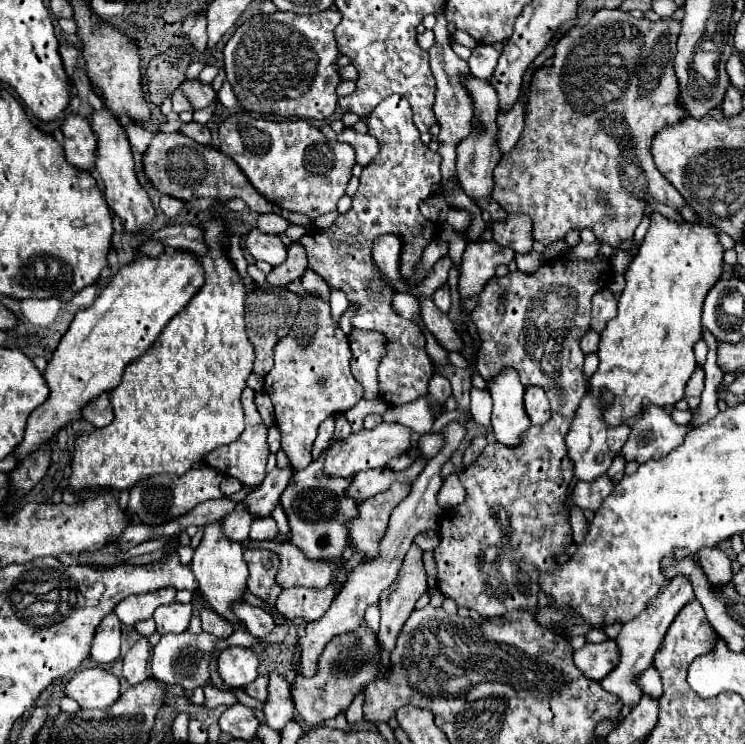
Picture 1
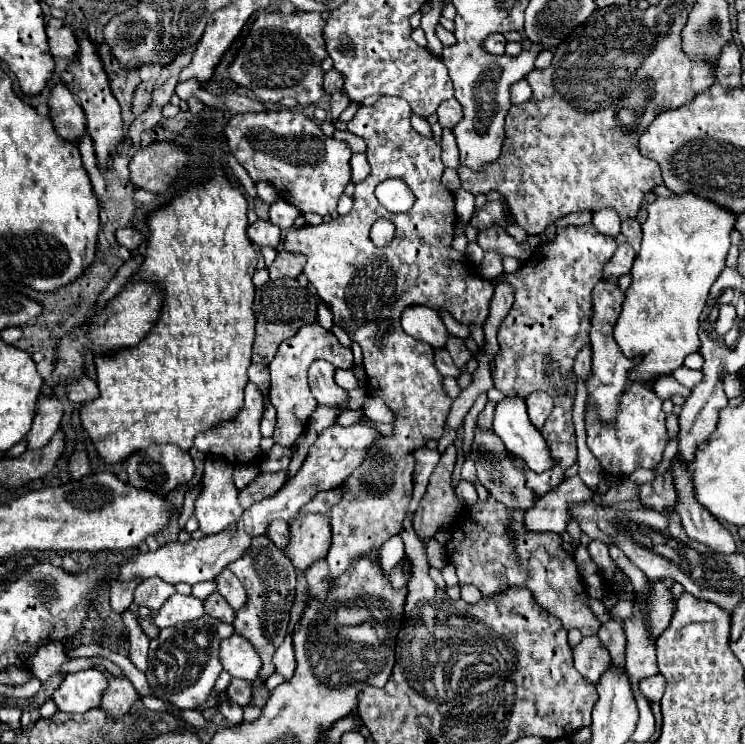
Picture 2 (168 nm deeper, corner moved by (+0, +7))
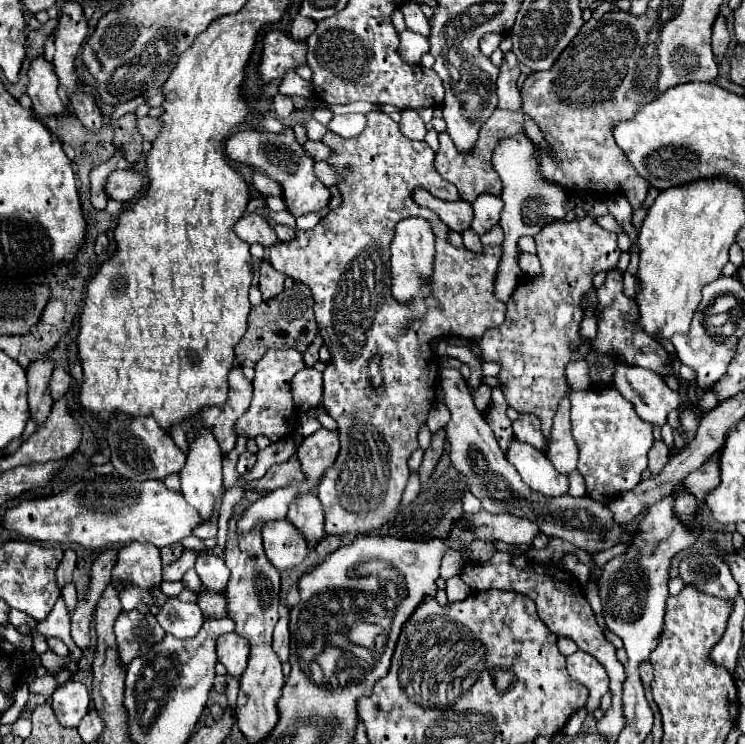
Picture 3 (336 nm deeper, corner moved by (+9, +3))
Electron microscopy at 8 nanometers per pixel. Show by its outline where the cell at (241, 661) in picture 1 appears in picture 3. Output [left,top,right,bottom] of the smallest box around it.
[216,632,250,678]

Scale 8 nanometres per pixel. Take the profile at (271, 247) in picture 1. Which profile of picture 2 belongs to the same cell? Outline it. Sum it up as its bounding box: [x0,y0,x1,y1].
[247,218,281,248]

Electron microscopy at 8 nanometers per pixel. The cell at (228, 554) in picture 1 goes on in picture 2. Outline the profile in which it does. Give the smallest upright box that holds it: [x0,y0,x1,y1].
[195,456,243,536]

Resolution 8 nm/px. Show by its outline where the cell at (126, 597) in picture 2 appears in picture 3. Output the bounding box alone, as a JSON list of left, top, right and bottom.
[112,542,162,590]

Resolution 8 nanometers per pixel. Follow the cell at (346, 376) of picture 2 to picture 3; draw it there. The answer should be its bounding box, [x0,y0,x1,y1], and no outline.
[292,368,322,412]

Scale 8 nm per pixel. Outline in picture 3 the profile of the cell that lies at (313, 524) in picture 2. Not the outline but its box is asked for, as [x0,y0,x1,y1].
[286,494,324,544]

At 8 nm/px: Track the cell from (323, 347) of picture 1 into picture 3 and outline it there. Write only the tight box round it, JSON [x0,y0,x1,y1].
[234,350,302,442]

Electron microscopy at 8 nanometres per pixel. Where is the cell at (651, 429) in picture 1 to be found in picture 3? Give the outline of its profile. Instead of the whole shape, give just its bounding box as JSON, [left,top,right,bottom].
[570,388,654,504]

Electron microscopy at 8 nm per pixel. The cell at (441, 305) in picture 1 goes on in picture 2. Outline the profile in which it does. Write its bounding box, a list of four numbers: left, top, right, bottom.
[440,311,470,340]

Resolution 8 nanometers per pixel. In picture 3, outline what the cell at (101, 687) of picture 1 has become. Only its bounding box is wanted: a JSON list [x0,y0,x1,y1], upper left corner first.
[52,680,90,726]

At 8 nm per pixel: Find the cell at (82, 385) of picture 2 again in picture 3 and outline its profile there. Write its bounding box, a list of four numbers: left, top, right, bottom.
[50,366,72,400]

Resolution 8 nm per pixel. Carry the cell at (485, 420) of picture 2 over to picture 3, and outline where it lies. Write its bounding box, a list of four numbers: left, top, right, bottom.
[474,382,492,414]

